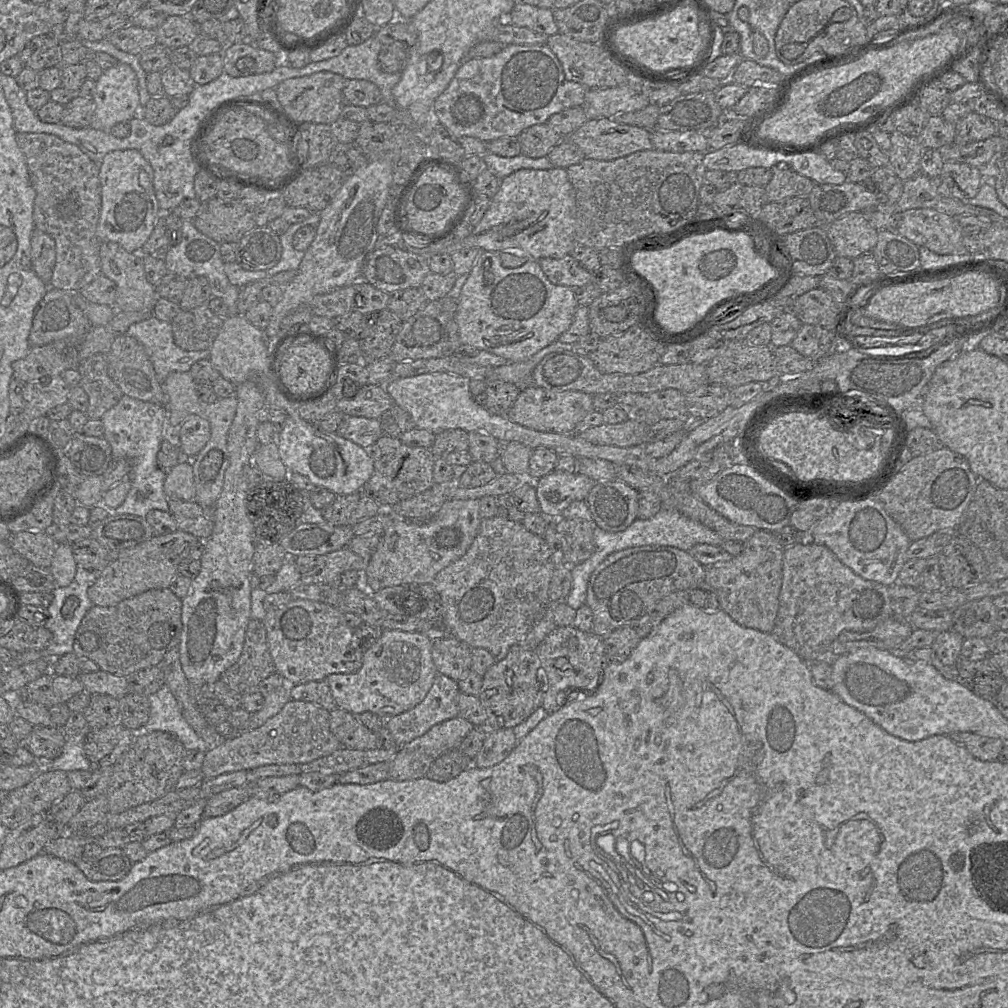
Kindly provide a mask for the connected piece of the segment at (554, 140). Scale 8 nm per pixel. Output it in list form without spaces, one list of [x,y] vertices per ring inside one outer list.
[[[547,123],[533,125],[523,130],[518,136],[521,153],[530,158],[547,156],[563,137]]]

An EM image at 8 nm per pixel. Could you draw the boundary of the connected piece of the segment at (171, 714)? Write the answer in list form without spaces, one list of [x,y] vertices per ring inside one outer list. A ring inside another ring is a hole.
[[[164,684],[157,692],[148,696],[148,701],[149,718],[141,732],[167,732],[174,735],[187,751],[208,750],[205,741],[185,720],[178,701],[167,685]]]

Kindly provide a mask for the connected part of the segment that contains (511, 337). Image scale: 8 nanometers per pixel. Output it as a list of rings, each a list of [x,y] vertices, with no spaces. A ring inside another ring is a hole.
[[[482,251],[462,288],[455,321],[464,350],[485,350],[509,362],[523,362],[558,340],[572,324],[577,307],[573,288],[551,283],[539,261],[529,259],[518,268],[505,268],[500,252]]]

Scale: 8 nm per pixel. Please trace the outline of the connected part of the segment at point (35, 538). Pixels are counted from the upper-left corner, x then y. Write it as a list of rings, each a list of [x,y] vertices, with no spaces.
[[[50,531],[10,533],[7,542],[29,564],[44,568],[50,567],[57,546],[57,542]]]

